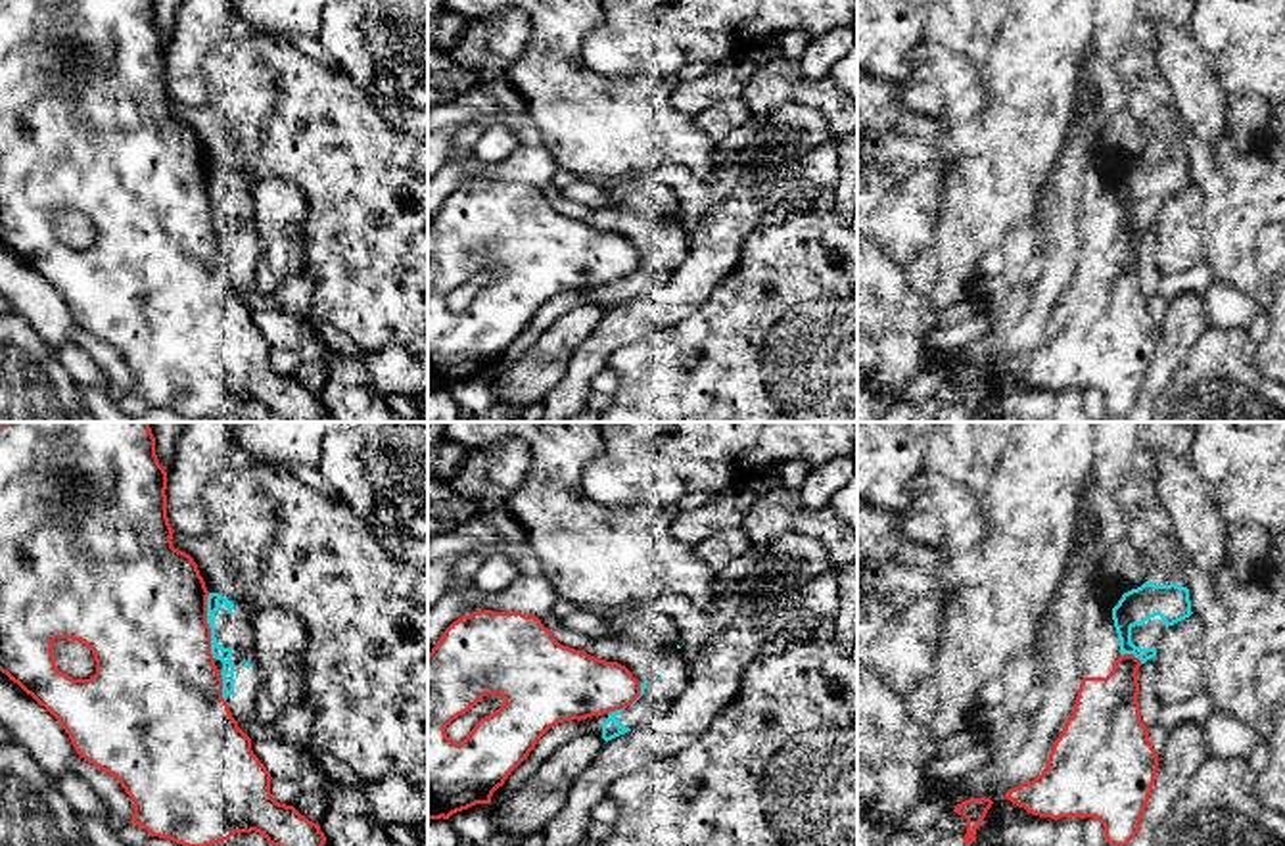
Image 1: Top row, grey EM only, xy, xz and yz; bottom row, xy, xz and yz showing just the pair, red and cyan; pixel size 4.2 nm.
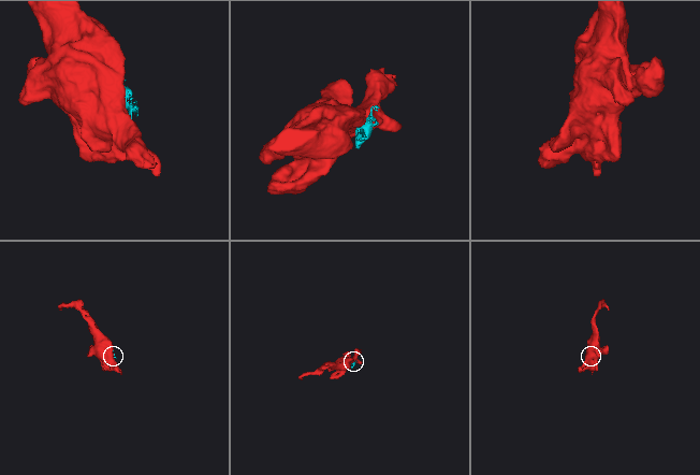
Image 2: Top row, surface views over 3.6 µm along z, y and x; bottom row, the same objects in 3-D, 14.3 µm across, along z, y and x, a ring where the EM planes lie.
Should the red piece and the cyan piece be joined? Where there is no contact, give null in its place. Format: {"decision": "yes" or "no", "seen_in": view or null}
{"decision": "no", "seen_in": "xy"}

